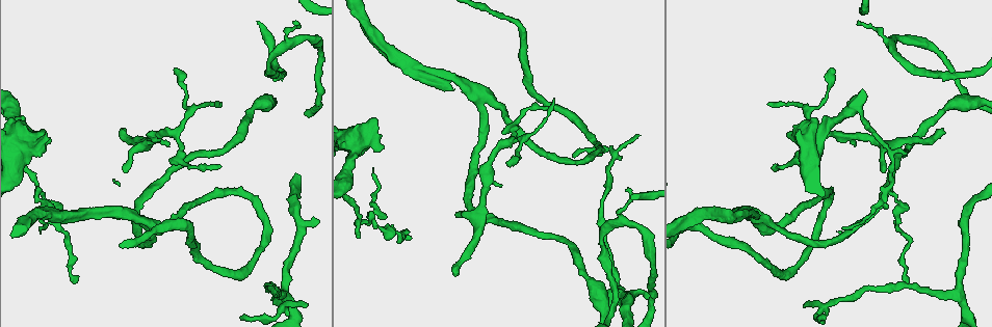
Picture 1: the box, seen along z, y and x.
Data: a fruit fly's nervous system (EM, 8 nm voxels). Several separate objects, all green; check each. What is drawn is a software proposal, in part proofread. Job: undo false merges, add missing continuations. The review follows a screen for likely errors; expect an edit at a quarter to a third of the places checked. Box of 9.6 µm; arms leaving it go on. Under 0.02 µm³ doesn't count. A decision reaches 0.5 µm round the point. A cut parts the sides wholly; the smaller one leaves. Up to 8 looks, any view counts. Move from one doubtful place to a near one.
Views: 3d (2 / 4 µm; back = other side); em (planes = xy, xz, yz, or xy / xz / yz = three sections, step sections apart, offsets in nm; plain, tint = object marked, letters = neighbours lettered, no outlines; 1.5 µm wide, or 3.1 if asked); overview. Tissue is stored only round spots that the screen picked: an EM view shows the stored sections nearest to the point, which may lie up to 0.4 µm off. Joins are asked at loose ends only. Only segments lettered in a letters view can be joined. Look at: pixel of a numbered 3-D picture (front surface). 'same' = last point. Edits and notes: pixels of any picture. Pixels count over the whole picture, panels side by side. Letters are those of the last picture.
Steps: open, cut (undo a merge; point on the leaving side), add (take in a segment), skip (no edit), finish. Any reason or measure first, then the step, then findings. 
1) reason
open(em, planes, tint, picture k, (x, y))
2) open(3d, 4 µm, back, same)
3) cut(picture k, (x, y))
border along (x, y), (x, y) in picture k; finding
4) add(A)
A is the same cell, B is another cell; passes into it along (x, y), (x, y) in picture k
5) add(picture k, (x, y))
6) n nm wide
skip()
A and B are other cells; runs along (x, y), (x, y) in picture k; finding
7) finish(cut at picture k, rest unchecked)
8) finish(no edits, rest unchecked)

open(em, planes, letters, picture 1, (221, 104))

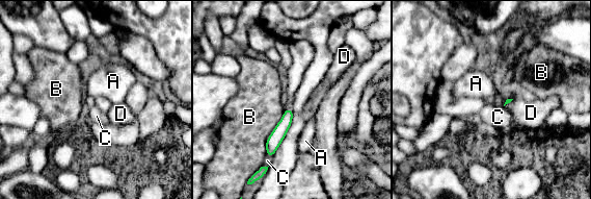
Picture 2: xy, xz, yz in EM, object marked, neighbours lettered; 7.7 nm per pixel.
skip()
A, B, C and D are other cells; border along (294, 114), (291, 126), (272, 158) in picture 2; none of them fits

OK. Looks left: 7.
branch stops here
open(3d, 2 µm, picture 1, (219, 165))

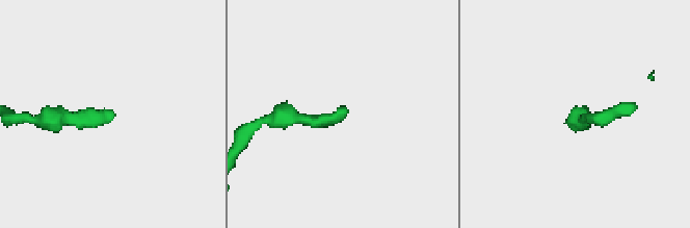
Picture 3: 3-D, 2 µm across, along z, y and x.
shape alone is not enough
open(em, yz, step 8, tint, picture 3, (343, 109))

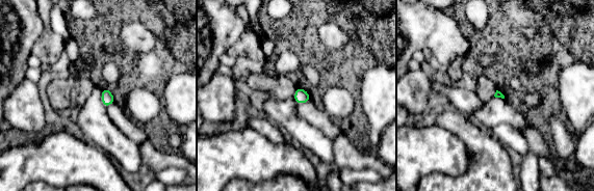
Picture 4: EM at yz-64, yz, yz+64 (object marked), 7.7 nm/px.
open(em, xy, step 4, letters, same)

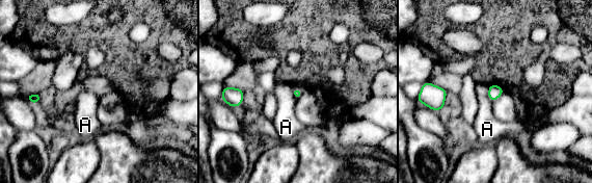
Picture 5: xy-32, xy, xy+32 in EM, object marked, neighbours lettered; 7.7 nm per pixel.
70 nm wide
skip()
A is another cell; border along (488, 84), (487, 98), (491, 102) in picture 5; no lettered segment goes on from it

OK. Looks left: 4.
sharp bend
open(em, planes, letters, picture 1, (506, 143))

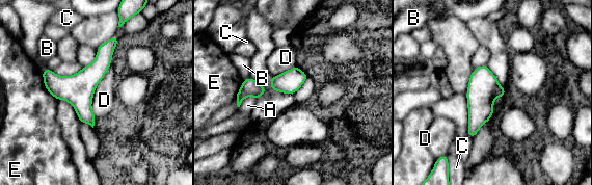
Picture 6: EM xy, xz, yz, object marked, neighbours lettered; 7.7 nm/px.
130 nm wide; D touches over 500 nm
skip()
A, B, C, D and E are other cells; all the same cell

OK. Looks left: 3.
finish(no edits, rest unchecked)

